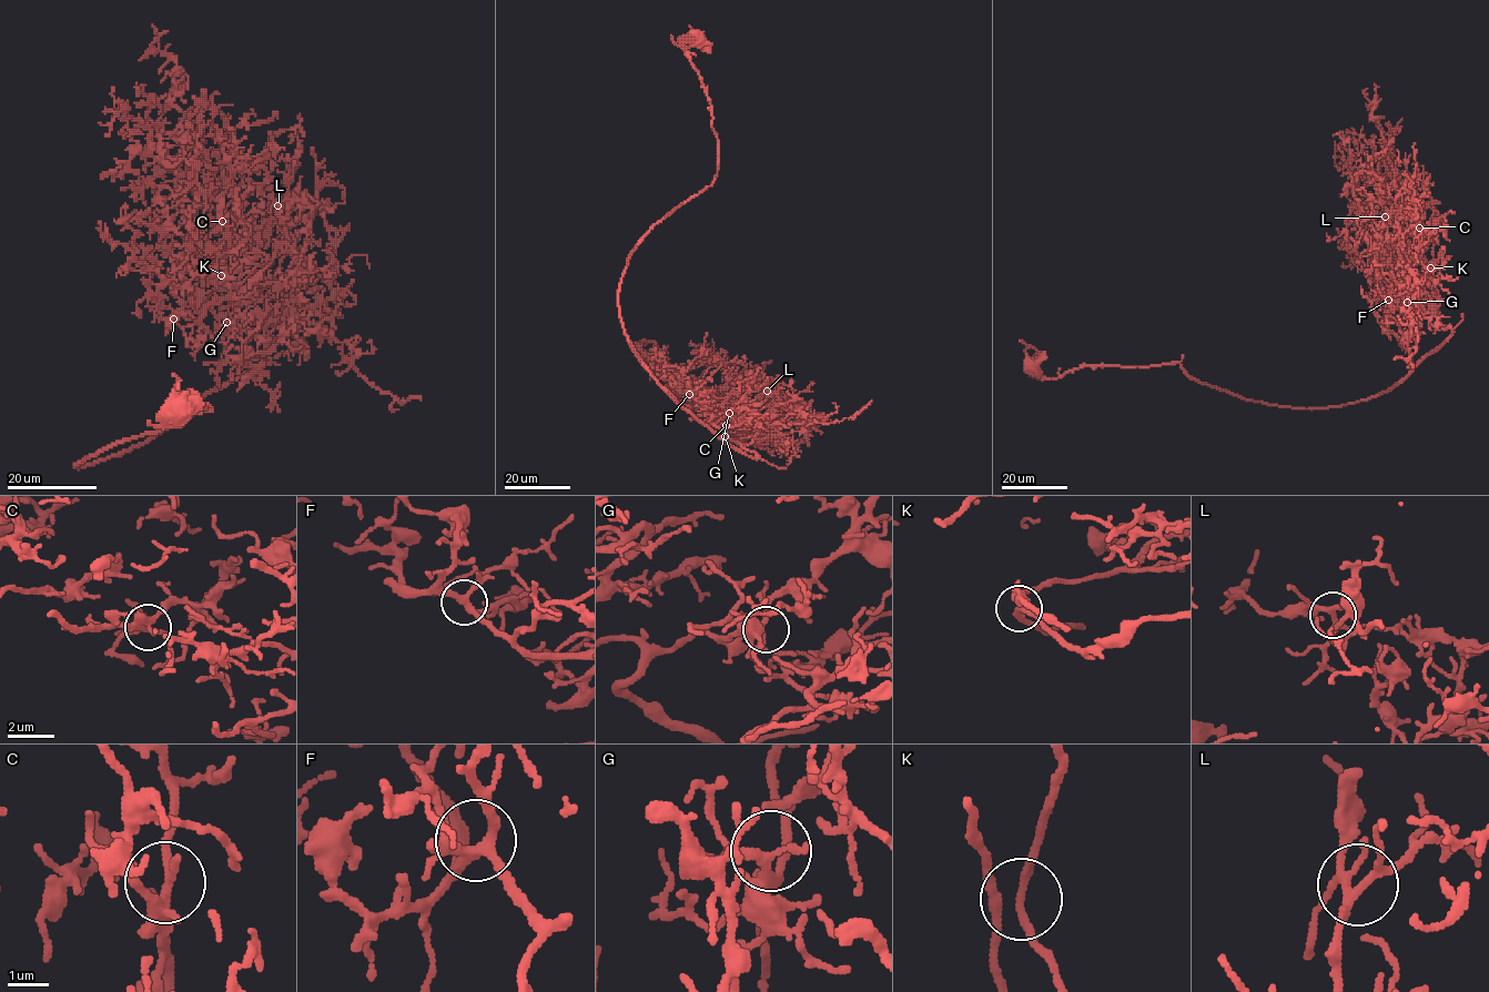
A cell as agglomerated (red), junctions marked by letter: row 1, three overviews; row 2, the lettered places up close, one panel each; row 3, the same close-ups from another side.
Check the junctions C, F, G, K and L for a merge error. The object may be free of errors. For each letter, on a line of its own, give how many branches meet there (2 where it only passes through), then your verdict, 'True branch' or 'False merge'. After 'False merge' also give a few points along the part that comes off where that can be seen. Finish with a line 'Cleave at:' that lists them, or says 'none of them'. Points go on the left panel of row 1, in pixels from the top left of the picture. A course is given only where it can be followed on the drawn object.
C: Branches: 4. True branch
F: Branches: 5. True branch
G: Branches: 4. True branch
K: Branches: 4. True branch
L: Branches: 6. True branch
Cleave at: none of them

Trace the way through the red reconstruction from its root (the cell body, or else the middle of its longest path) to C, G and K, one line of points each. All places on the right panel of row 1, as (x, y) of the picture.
C: (1030, 366), (1059, 378), (1178, 363), (1267, 404), (1368, 401), (1452, 332), (1407, 267), (1419, 228)
G: (1030, 366), (1059, 378), (1178, 363), (1248, 401), (1339, 407), (1385, 393), (1451, 334), (1422, 287), (1407, 302)
K: (1030, 366), (1059, 378), (1178, 363), (1267, 404), (1368, 401), (1452, 332), (1421, 281), (1435, 284), (1430, 267)

